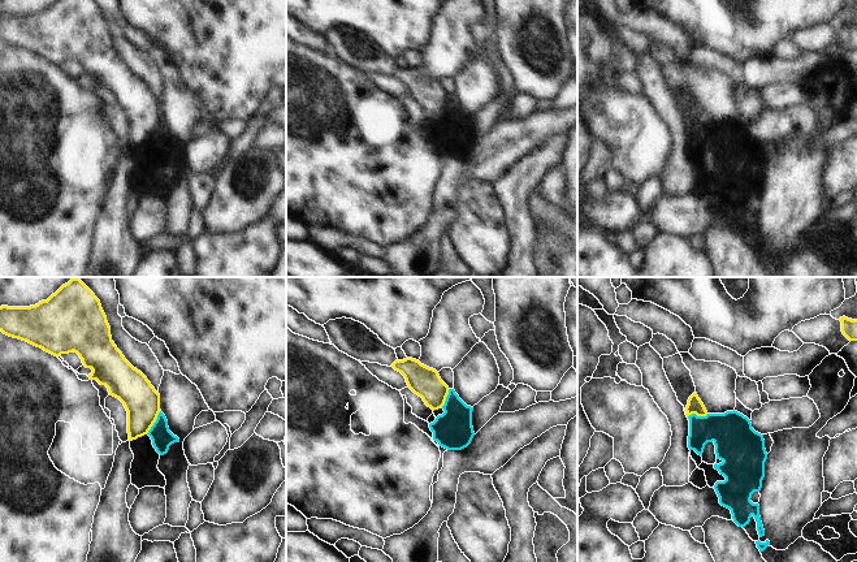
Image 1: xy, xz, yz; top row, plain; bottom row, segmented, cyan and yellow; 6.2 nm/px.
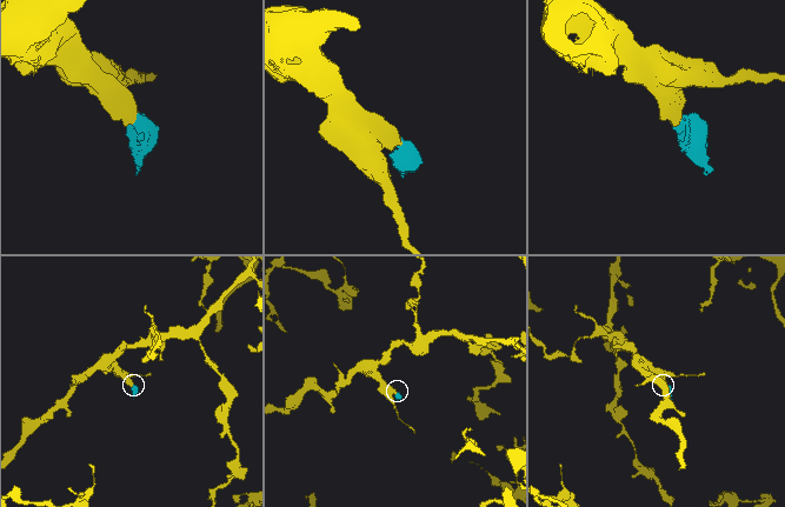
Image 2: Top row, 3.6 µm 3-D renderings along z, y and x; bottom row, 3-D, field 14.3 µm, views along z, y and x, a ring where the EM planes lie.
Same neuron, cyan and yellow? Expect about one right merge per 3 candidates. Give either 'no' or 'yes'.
no

